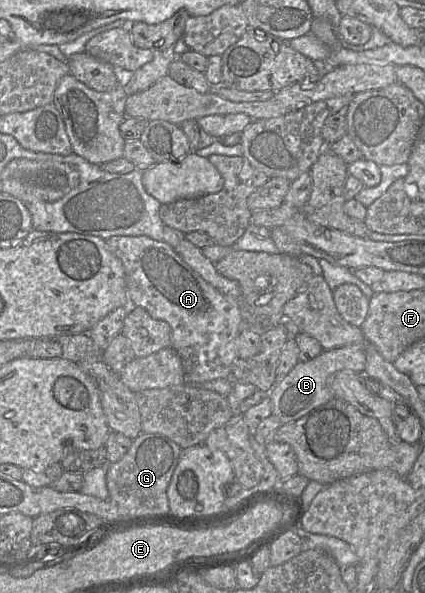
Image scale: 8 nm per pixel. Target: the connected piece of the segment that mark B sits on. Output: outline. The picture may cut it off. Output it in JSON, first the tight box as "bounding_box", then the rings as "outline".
{"bounding_box":[266,344,365,424],"outline":[[[359,344],[324,350],[312,360],[307,362],[299,361],[282,380],[277,380],[269,393],[266,393],[272,403],[272,415],[277,416],[282,424],[296,421],[312,409],[327,403],[335,397],[327,385],[327,379],[331,374],[345,369],[364,373],[365,366],[365,347]]]}

